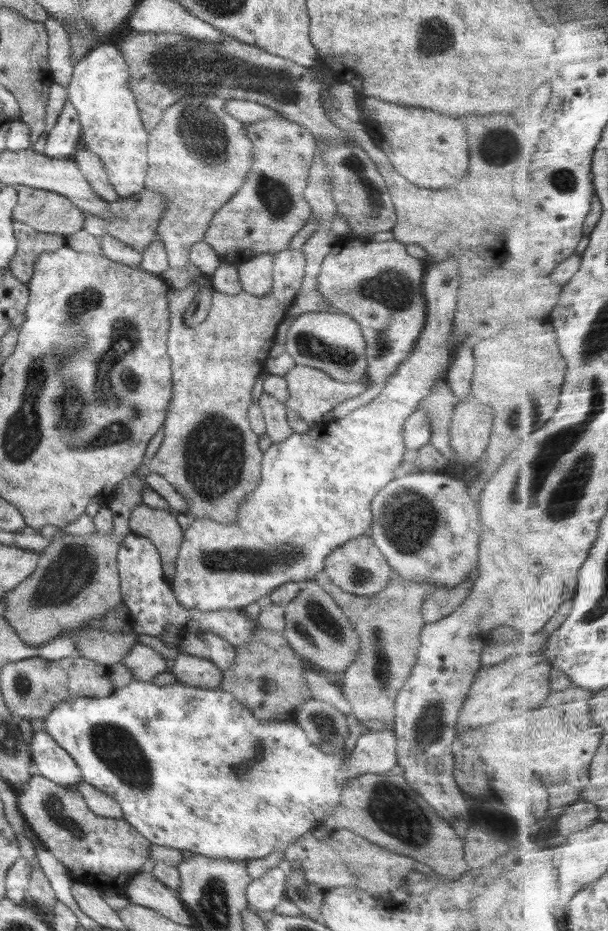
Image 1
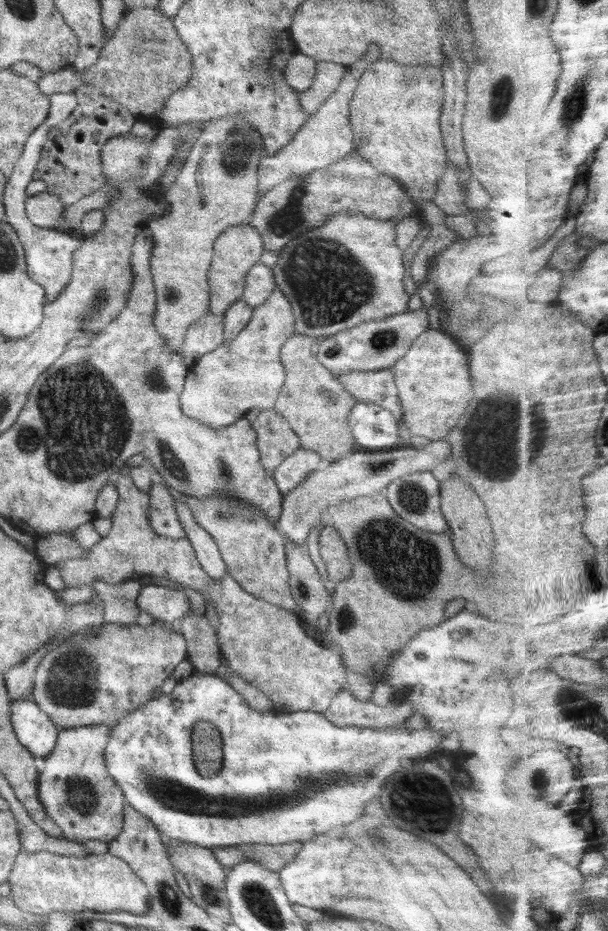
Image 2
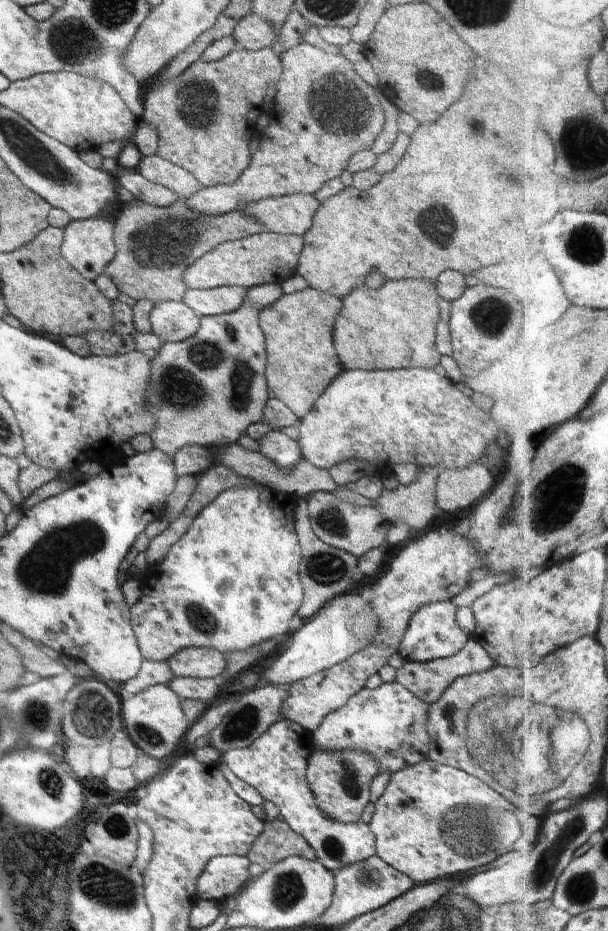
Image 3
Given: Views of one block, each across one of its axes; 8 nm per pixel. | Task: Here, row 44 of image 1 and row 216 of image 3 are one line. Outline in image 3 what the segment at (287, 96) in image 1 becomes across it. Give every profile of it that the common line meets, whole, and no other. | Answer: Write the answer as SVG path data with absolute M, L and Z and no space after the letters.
M184 198L167 207L134 200L122 206L120 216L113 223L116 254L103 273L120 293L136 301L181 301L188 290L183 276L192 263L222 243L266 232L262 222L239 210L204 215L190 210Z

